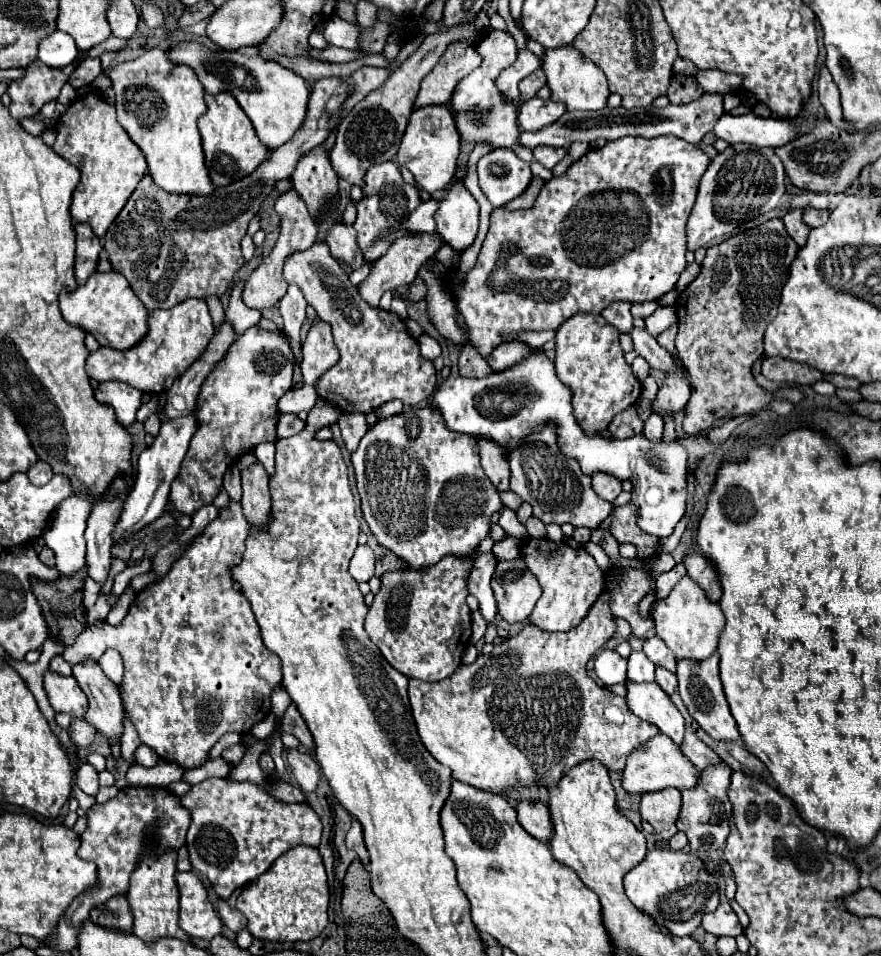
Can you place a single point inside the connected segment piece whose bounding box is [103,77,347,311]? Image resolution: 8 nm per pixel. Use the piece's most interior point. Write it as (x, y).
(170, 247)

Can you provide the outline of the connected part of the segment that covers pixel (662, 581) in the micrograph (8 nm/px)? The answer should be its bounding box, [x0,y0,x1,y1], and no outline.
[655,563,685,599]

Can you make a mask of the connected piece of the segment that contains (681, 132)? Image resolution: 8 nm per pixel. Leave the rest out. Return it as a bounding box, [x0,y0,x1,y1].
[519,93,723,149]

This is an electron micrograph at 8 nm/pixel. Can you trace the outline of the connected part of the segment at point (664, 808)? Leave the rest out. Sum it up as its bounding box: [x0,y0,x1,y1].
[639,789,681,839]

